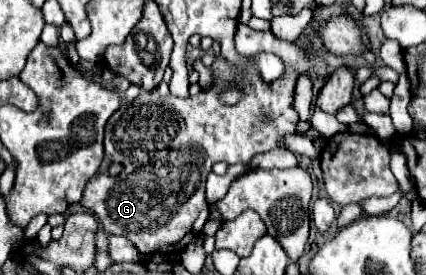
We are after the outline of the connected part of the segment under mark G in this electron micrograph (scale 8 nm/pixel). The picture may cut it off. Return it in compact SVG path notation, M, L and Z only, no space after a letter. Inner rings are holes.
M238 24L236 36L234 36L236 48L244 56L252 56L256 52L272 52L282 56L286 64L286 74L280 80L264 82L256 72L248 72L248 76L234 76L234 70L226 64L222 56L218 56L212 64L218 76L218 84L212 90L204 90L198 96L190 98L176 98L166 96L162 98L156 92L140 92L130 104L122 104L108 120L106 124L106 136L104 136L104 162L94 178L86 184L84 196L80 200L82 208L96 214L96 218L102 222L104 230L112 230L108 234L114 236L126 236L134 242L134 246L142 254L174 254L180 250L180 240L192 232L194 222L202 218L202 224L210 218L210 204L206 202L204 186L206 176L212 170L216 162L226 164L250 164L254 154L268 152L278 146L282 134L296 132L298 114L292 108L292 94L298 74L308 74L308 56L296 46L278 40L272 32L256 32L248 28L246 24ZM236 86L242 92L242 98L238 104L228 106L220 100L220 94L224 88ZM112 164L122 164L122 172L118 176L112 176L108 168Z

